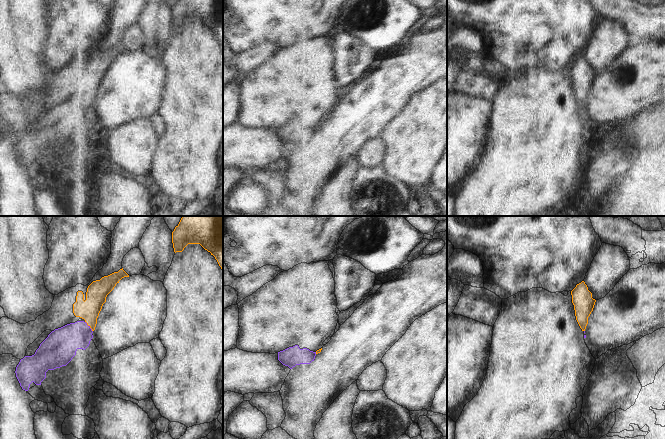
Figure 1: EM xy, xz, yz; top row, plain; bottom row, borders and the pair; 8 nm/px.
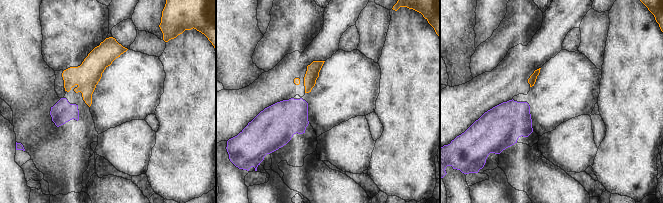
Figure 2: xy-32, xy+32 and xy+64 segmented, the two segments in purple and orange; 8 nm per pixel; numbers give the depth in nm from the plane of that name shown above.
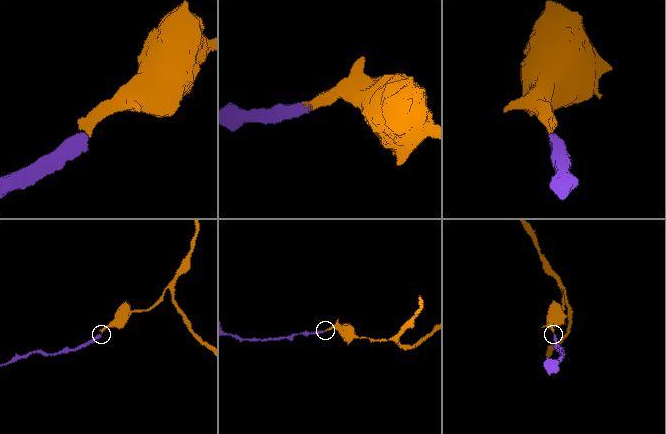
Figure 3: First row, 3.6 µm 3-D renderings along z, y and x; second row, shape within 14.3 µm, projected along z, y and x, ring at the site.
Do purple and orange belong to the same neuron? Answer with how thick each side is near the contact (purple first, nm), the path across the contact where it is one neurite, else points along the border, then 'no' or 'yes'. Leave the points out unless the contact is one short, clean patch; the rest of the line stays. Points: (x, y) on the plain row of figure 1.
260 nm thick on the purple side, 170 nm on the other; runs through xy (62, 119), (78, 111), (88, 102), (89, 86); yes

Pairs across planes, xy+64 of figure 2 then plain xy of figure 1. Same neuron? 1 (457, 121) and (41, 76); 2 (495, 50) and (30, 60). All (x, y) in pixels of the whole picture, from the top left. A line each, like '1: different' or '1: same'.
1: different
2: different

